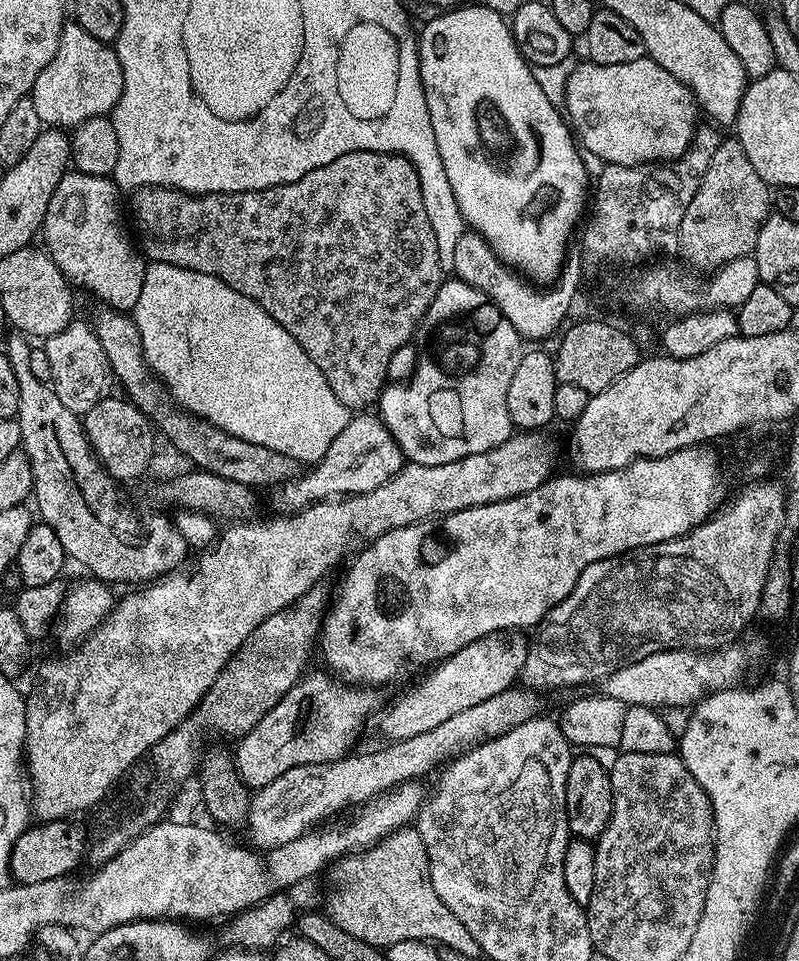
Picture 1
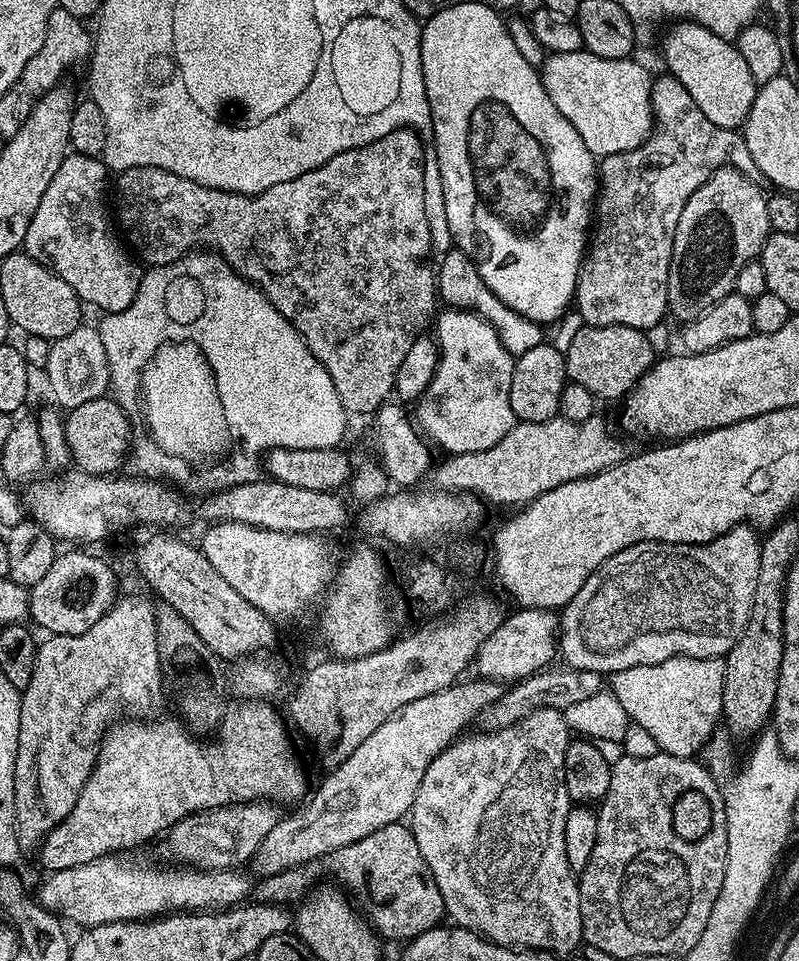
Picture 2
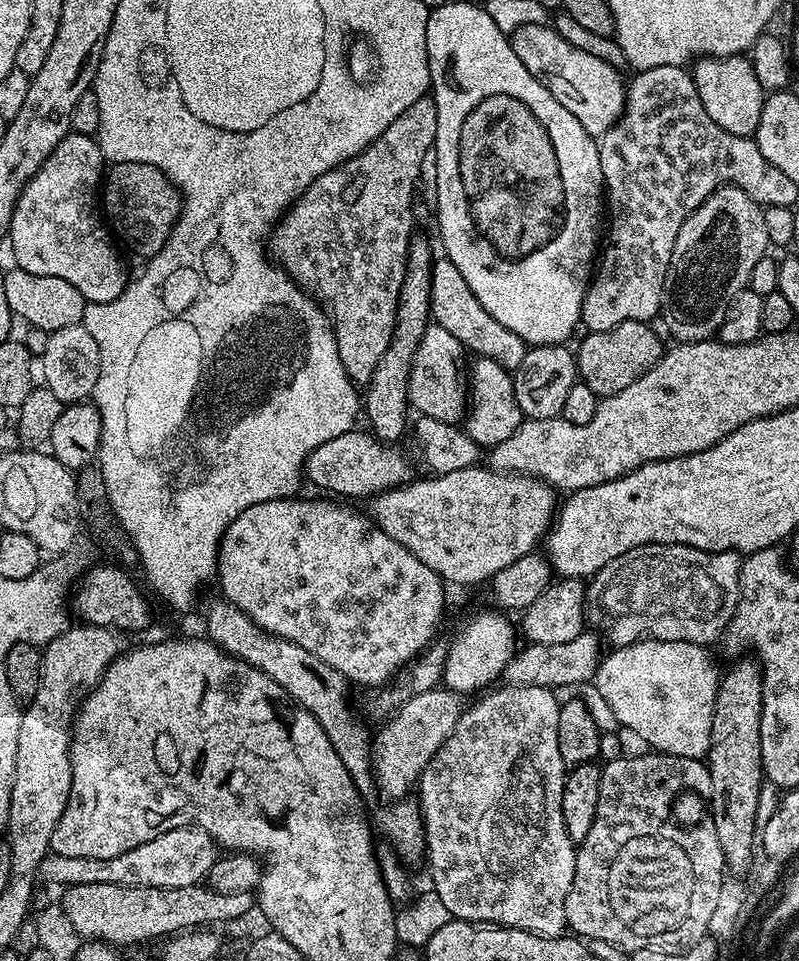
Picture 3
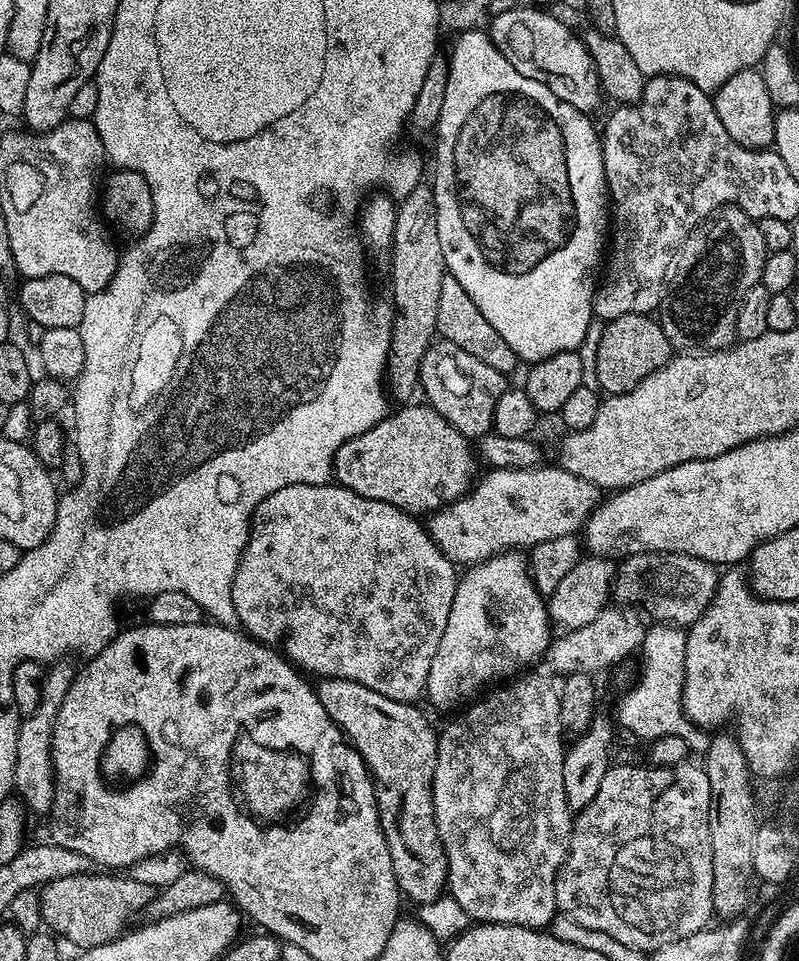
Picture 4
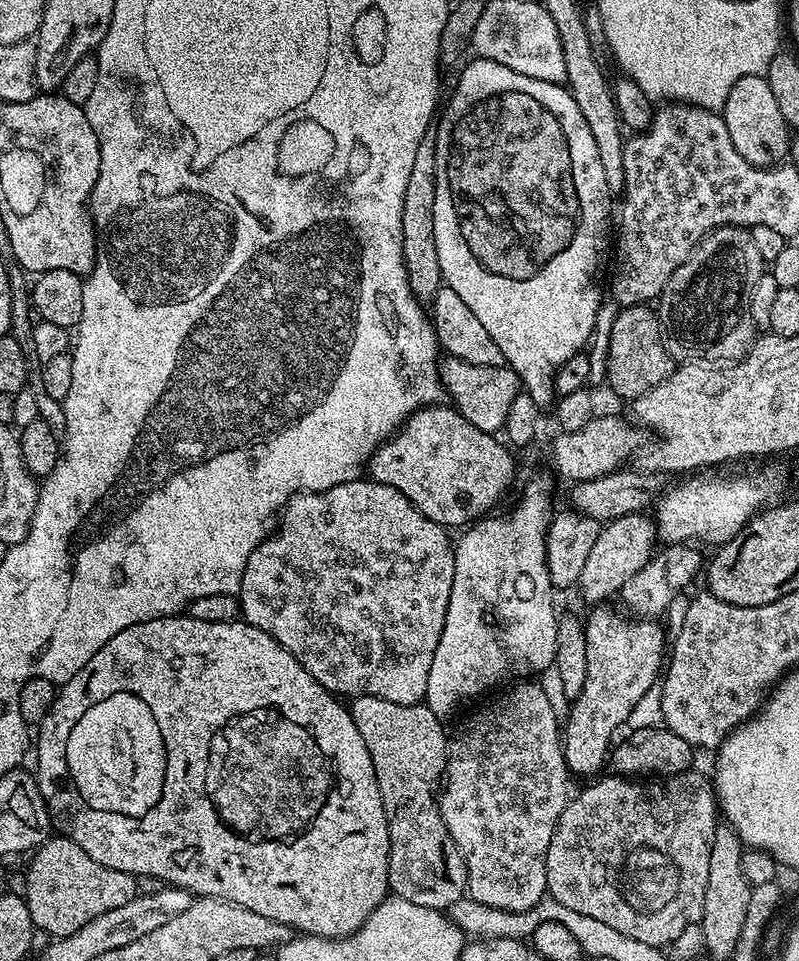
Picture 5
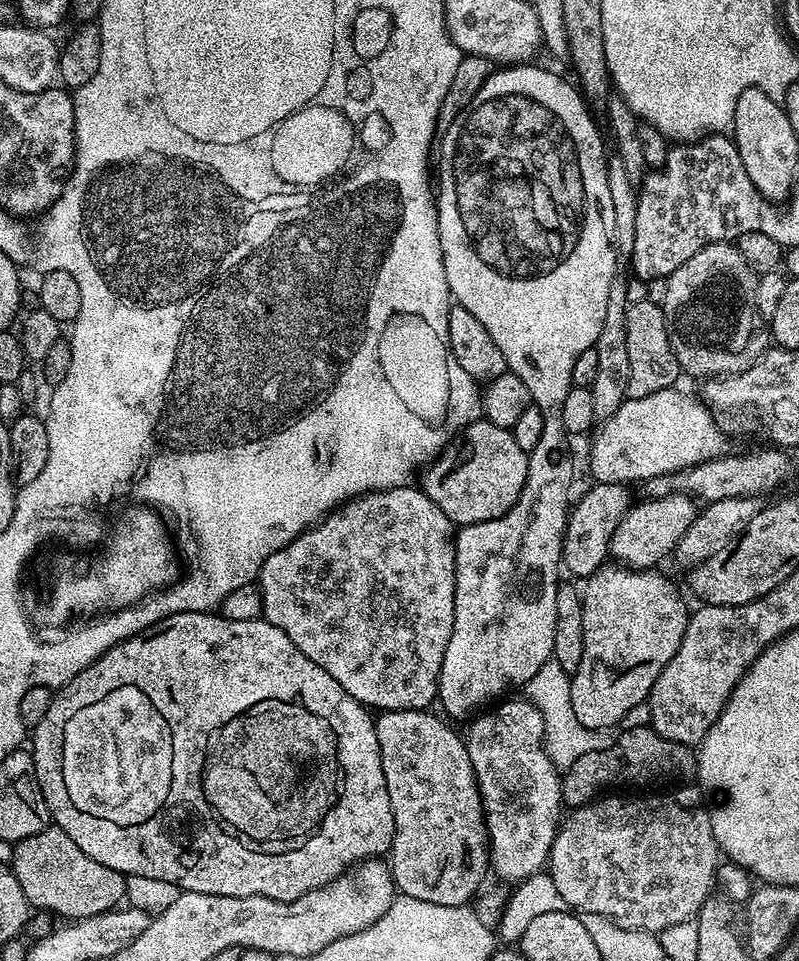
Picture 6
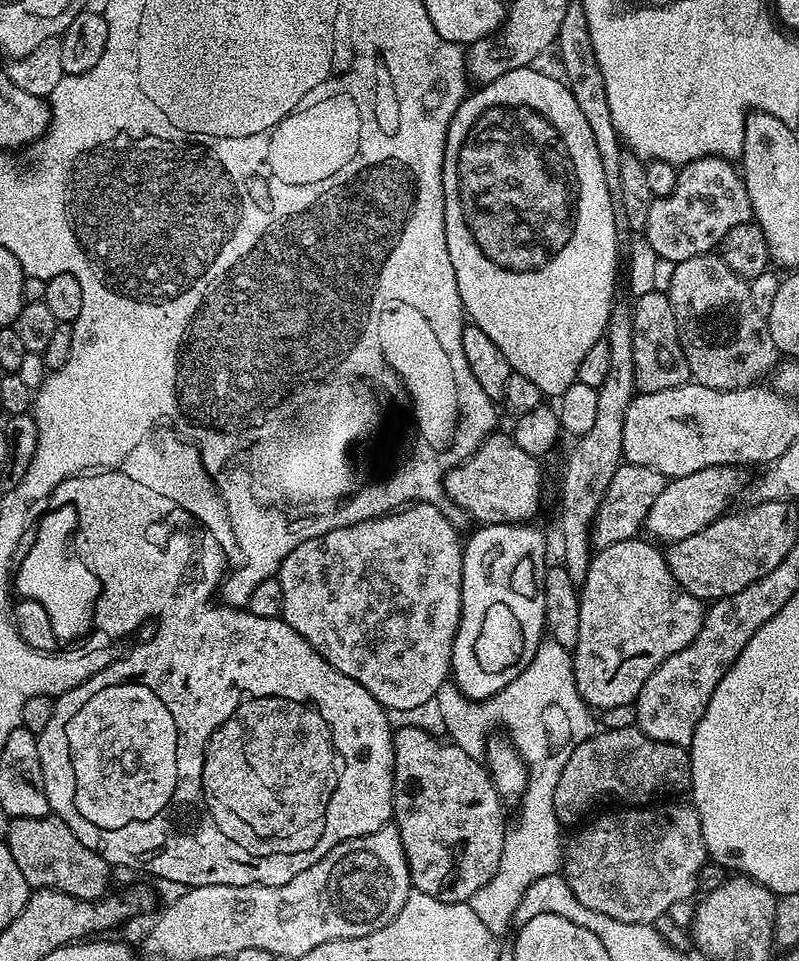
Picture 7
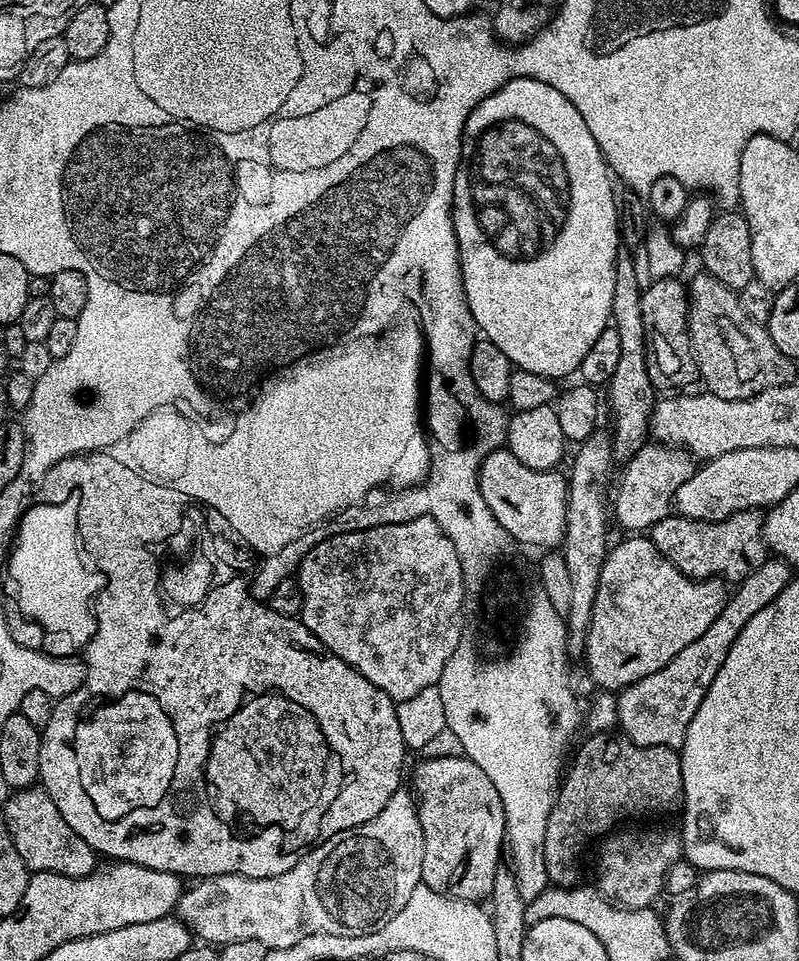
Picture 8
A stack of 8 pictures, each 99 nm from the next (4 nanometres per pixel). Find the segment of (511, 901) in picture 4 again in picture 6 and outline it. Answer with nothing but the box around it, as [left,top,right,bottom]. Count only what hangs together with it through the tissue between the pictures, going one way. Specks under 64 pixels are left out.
[465,698,562,880]

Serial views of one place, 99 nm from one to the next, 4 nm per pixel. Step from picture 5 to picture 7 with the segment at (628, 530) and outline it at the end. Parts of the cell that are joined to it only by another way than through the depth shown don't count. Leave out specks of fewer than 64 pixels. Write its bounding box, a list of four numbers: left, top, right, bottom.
[644,464,746,542]

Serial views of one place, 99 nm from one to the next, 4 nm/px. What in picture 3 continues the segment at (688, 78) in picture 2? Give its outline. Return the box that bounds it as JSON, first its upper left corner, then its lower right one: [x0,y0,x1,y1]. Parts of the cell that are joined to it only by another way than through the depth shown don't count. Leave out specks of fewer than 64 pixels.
[690,54,766,137]

